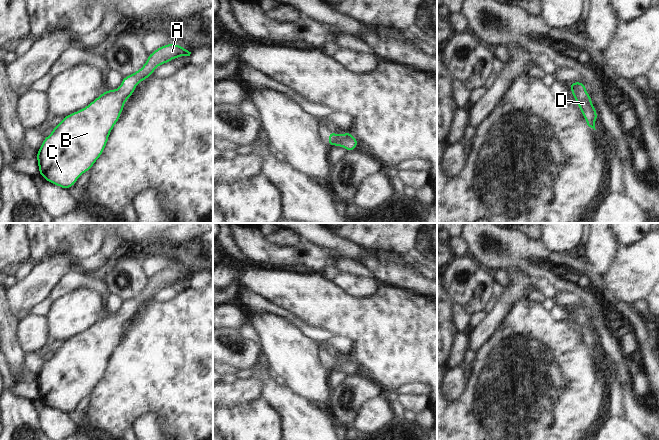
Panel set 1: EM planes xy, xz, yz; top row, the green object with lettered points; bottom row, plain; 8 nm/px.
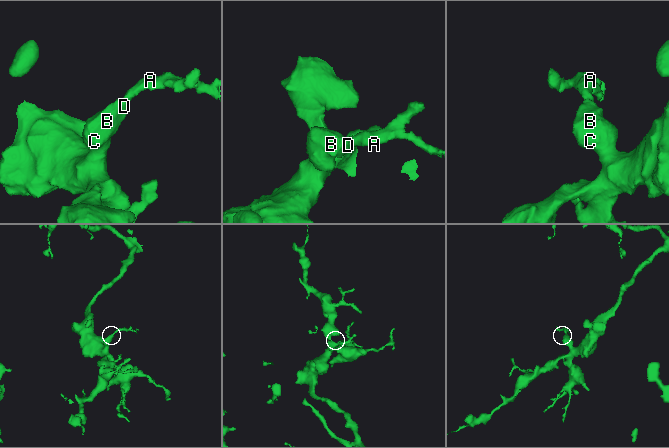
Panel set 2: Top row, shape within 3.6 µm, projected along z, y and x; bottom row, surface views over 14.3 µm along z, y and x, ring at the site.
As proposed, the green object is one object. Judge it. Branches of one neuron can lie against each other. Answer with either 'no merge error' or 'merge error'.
no merge error

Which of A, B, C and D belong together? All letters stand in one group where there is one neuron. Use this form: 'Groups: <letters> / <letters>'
Groups: A B C D.

